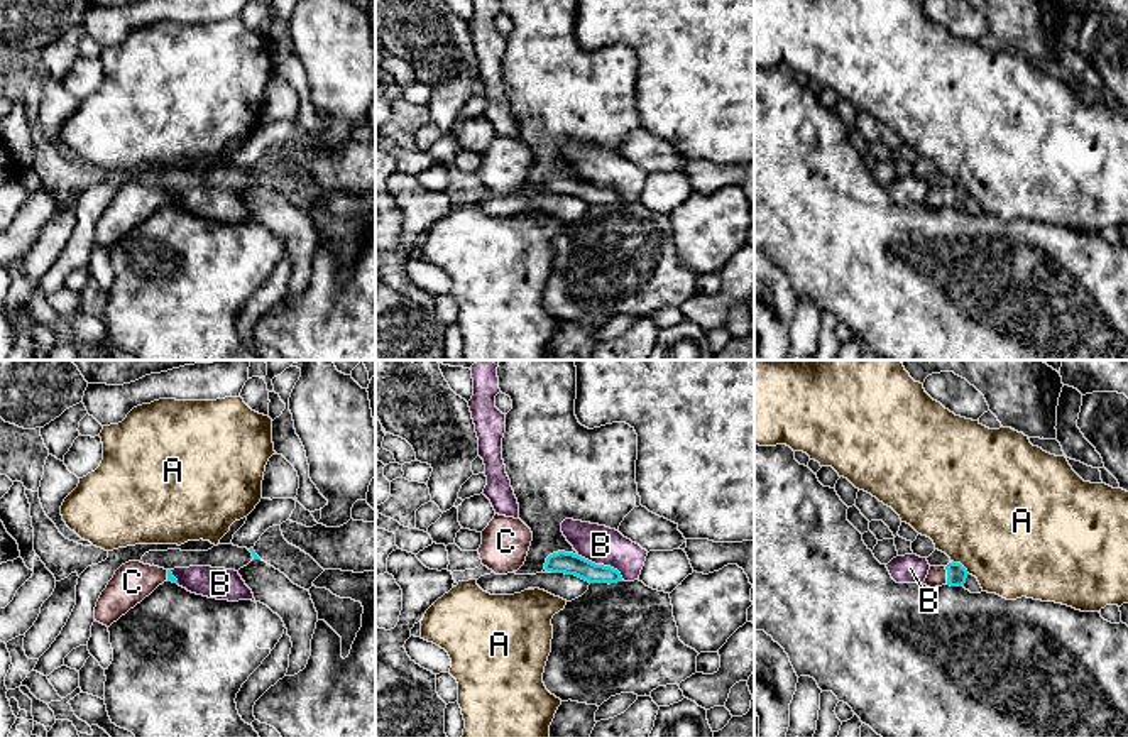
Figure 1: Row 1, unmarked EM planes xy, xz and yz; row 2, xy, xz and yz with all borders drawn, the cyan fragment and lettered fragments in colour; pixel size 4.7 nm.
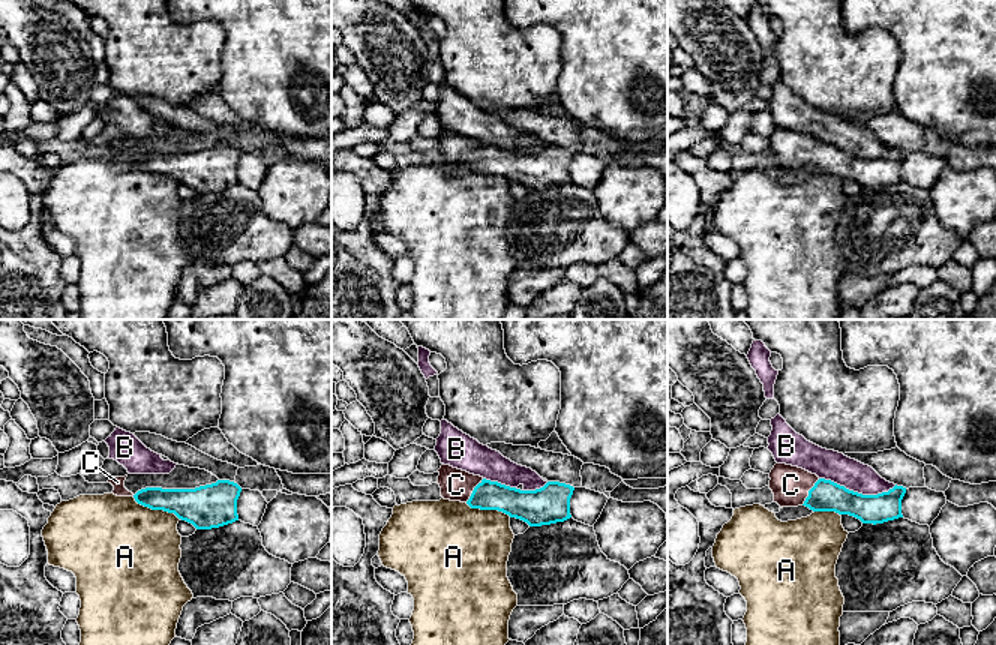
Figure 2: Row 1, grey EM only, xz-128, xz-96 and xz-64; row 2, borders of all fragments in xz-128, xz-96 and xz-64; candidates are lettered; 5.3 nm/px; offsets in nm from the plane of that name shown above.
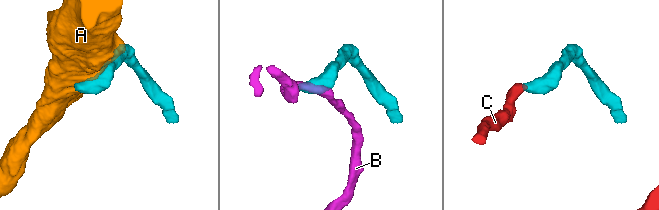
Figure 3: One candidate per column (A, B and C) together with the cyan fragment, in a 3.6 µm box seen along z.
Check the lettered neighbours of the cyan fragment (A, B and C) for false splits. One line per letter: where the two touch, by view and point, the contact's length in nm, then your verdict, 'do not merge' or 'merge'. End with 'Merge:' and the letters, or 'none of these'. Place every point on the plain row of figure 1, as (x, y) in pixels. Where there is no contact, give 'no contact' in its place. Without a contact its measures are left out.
A: meets cyan in yz at (961, 186); contact 110 nm long; do not merge
B: meets cyan in xz at (601, 186); contact 260 nm long; do not merge
C: meets cyan in yz at (947, 196); contact 90 nm long; merge
Merge: C

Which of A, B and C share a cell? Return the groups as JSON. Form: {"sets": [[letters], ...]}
{"sets": [["A"], ["B"], ["C"]]}

